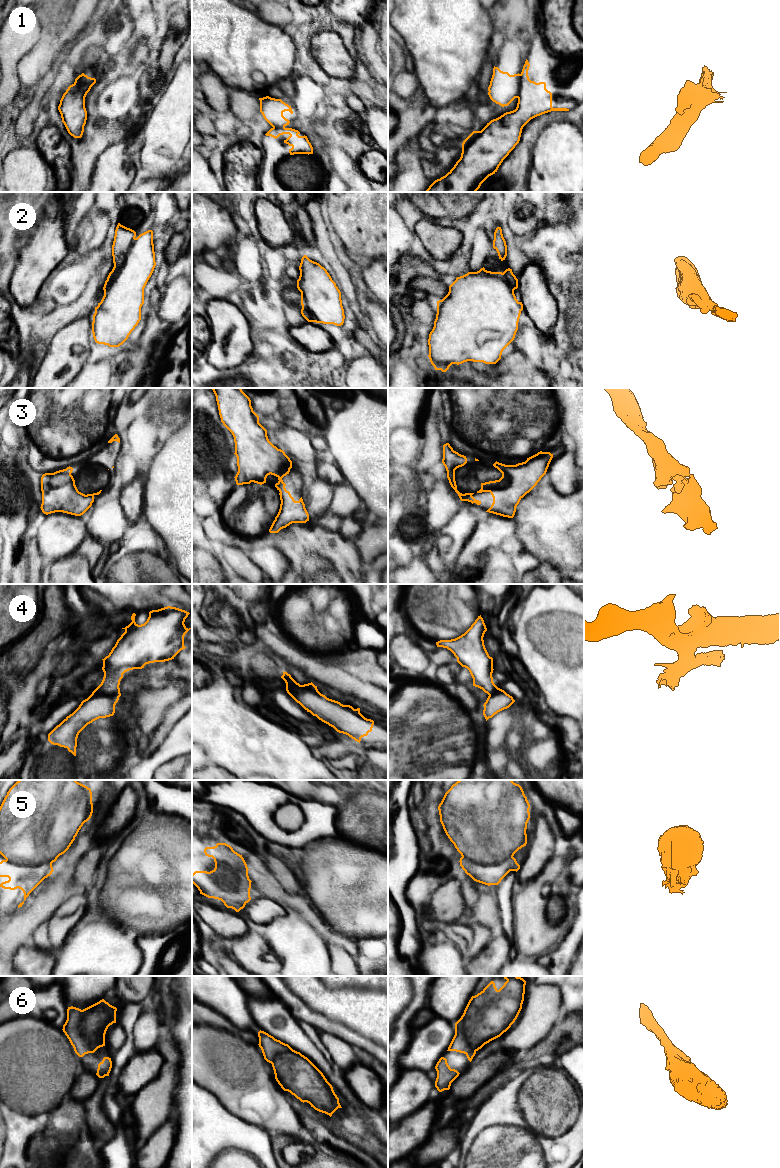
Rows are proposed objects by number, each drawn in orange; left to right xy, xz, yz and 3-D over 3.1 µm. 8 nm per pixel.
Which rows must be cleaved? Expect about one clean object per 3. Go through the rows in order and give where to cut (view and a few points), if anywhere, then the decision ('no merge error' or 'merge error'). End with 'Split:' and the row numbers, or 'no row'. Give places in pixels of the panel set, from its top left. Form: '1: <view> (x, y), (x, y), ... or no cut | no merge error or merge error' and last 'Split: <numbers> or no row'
1: yz (521, 74), (517, 97) | merge error
2: xy (136, 238), (126, 252), (123, 265), (104, 290) | merge error
3: no cut | no merge error
4: xy (92, 692), (119, 696) | merge error
5: no cut | no merge error
6: no cut | no merge error
Split: 1, 2, 4

